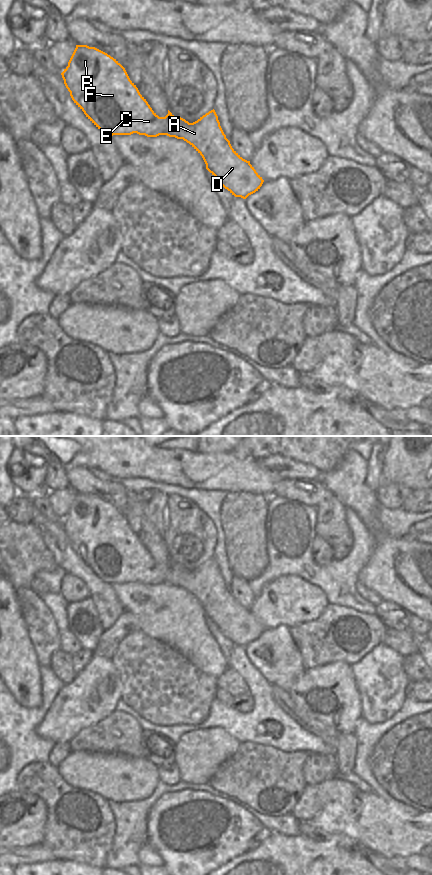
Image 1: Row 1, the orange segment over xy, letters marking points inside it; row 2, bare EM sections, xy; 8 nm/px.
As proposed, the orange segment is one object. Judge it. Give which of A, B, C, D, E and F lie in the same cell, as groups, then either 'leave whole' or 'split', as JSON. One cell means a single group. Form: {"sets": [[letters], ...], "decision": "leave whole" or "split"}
{"sets": [["A", "B", "C", "D", "E", "F"]], "decision": "leave whole"}

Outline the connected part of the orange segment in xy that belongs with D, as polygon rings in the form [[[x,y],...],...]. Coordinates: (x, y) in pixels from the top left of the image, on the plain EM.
[[[76,493],[68,510],[68,514],[61,521],[64,532],[74,551],[84,560],[86,565],[103,581],[113,583],[131,583],[137,581],[147,585],[167,583],[183,587],[189,591],[203,606],[206,617],[235,645],[246,647],[260,637],[264,628],[256,620],[250,609],[243,607],[231,594],[226,586],[215,558],[211,558],[197,569],[189,571],[181,565],[175,565],[169,558],[165,565],[159,565],[150,555],[146,547],[140,542],[136,533],[130,528],[125,516],[107,501],[87,493]]]

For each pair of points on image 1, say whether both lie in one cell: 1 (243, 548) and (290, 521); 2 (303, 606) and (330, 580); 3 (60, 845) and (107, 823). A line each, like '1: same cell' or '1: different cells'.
1: different cells
2: different cells
3: same cell

